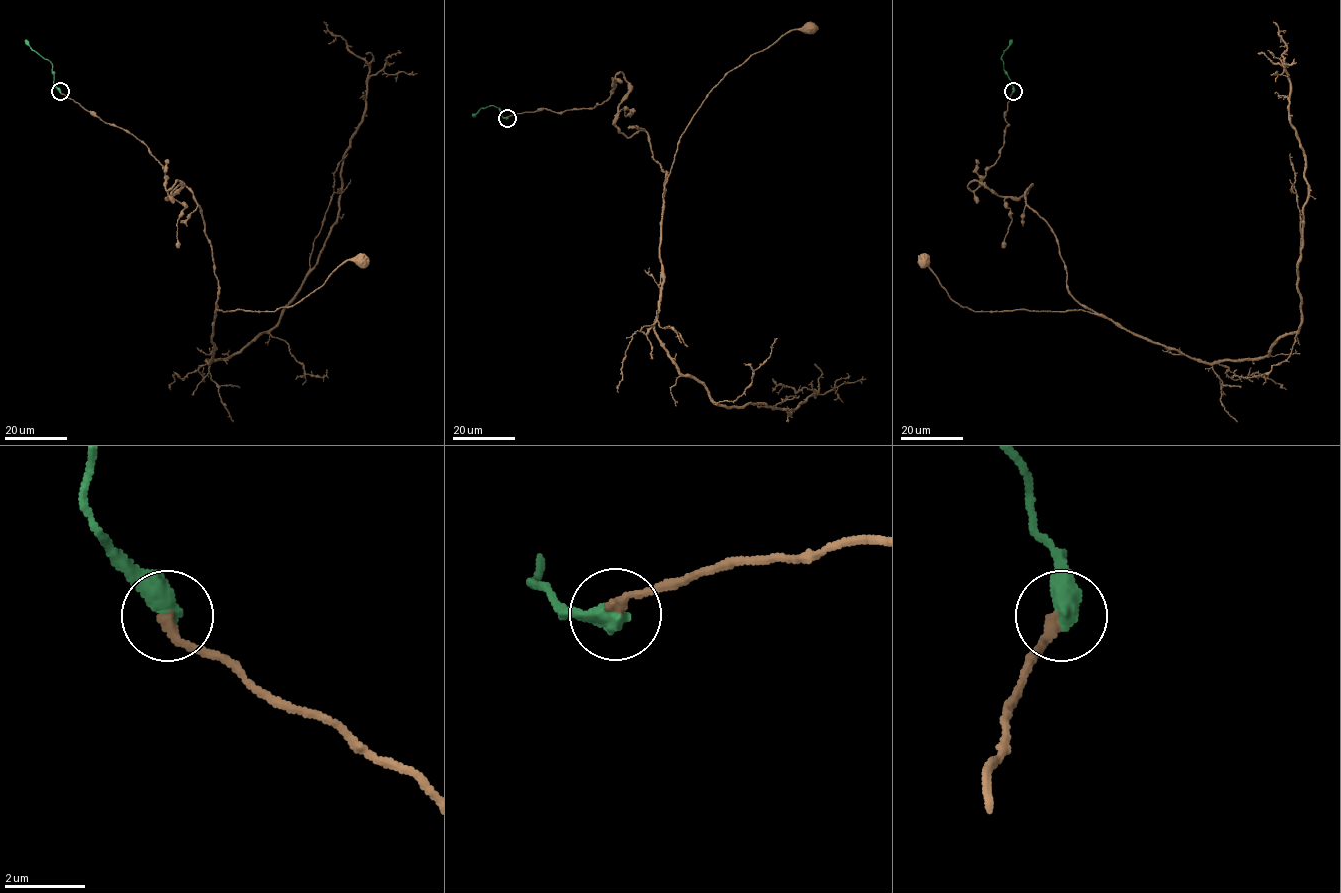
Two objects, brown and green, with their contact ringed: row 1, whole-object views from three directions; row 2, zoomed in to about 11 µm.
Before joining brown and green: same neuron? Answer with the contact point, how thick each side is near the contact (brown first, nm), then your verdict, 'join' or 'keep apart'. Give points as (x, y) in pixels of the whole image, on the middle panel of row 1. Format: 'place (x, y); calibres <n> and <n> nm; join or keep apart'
place (507, 118); calibres 280 and 550 nm; join

